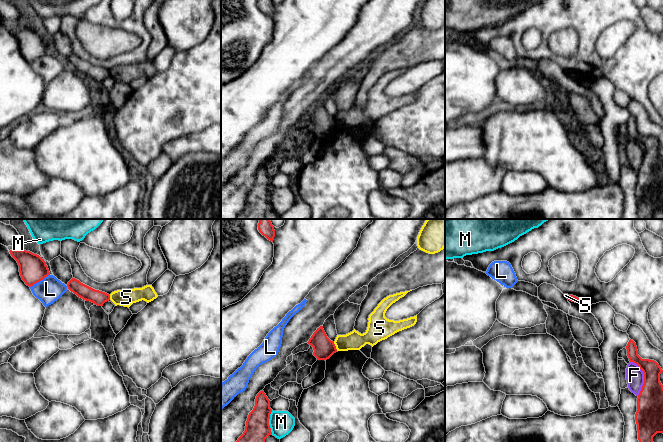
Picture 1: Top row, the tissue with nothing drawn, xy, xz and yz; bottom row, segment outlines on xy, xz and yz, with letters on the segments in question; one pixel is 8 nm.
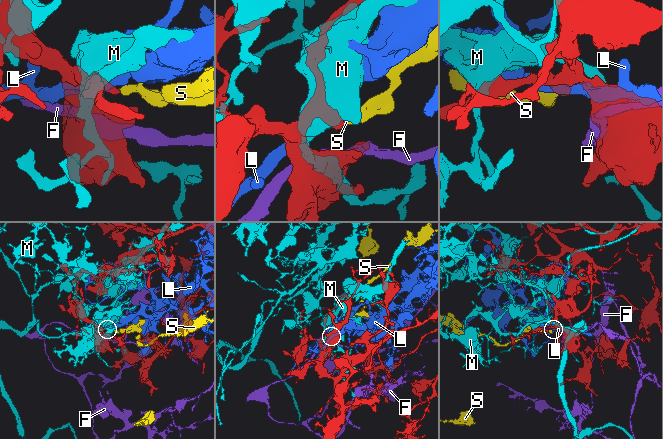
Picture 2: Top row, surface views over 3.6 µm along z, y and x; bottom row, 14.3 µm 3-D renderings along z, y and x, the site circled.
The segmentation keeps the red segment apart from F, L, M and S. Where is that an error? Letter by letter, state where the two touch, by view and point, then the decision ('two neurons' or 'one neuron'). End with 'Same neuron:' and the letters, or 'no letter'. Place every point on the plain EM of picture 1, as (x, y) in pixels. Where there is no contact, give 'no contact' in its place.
F: yz (644, 153) | two neurons
L: xy (39, 57) | two neurons
M: xz (268, 198) | two neurons
S: xz (335, 122) | two neurons
Same neuron: no letter

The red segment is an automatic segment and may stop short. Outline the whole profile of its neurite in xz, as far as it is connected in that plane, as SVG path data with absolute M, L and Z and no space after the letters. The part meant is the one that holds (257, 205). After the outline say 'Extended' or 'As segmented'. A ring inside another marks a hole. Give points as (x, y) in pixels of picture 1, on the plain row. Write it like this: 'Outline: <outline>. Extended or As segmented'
Outline: M260 167L255 175L255 182L249 189L245 207L236 219L265 219L265 215L272 210L269 195L272 185L270 176Z. As segmented

